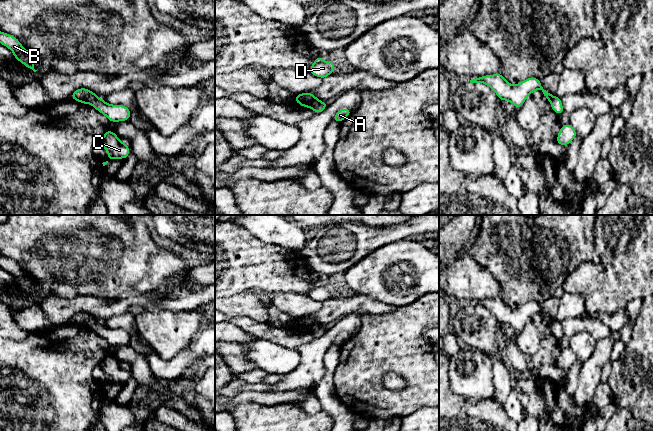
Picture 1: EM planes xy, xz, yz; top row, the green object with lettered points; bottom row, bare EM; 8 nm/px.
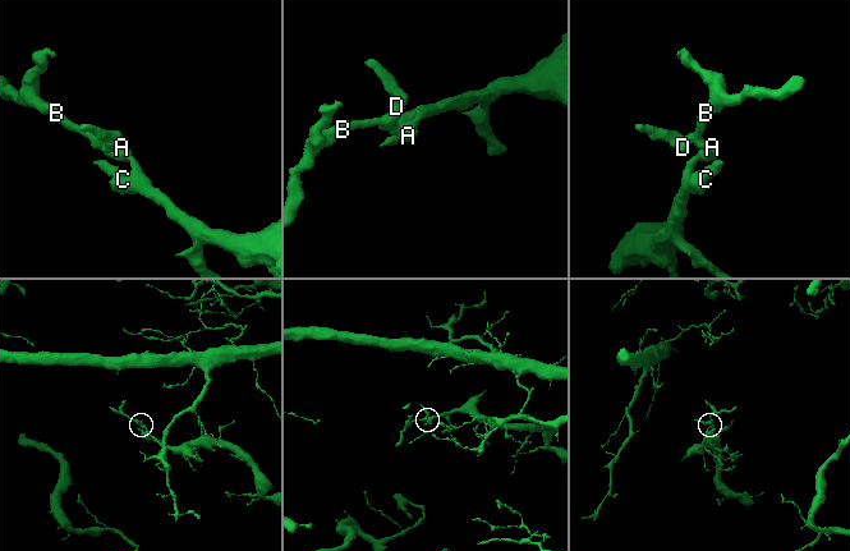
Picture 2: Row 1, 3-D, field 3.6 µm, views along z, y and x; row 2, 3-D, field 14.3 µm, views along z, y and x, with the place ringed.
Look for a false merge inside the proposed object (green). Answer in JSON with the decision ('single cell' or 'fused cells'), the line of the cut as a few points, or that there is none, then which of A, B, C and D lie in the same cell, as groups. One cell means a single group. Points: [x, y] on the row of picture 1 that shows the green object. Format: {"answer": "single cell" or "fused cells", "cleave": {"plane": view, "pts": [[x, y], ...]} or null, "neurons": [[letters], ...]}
{"answer": "fused cells", "cleave": {"plane": "xz", "pts": [[321, 102], [312, 108]]}, "neurons": [["A", "C"], ["B", "D"]]}

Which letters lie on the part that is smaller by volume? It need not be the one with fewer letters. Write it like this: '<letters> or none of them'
B, D

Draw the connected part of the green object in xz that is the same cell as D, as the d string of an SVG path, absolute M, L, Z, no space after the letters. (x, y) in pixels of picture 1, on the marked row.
M318 55L310 67L309 72L314 76L325 79L328 75L332 74L335 69L335 63L330 60L328 62L325 62L323 58Z

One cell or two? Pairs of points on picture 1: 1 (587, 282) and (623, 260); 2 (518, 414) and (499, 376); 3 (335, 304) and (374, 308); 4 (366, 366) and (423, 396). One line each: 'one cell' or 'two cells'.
1: one cell
2: two cells
3: one cell
4: one cell

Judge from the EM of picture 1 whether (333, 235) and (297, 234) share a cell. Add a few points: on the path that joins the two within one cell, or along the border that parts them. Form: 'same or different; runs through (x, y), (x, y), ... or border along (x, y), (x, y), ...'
different; border along (308, 241), (299, 251)

